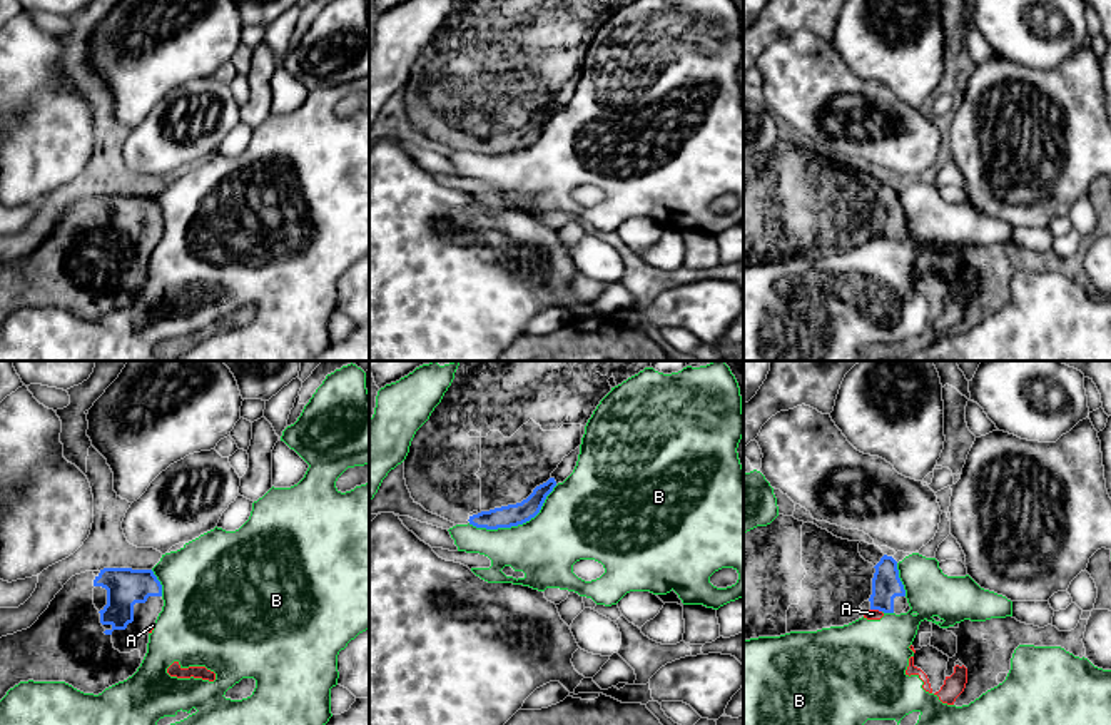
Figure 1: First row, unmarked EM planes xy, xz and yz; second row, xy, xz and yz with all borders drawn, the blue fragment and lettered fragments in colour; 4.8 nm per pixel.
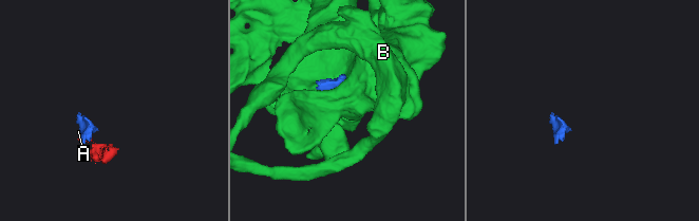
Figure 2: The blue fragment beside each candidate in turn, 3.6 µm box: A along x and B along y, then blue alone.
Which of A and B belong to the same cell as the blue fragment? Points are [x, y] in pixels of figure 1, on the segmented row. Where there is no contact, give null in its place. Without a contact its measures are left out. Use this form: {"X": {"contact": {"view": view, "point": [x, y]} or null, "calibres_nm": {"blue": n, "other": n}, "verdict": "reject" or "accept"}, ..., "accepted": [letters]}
{"A": {"contact": {"view": "yz", "point": [876, 608]}, "calibres_nm": {"blue": 140, "other": 50}, "verdict": "reject"}, "B": {"contact": {"view": "xz", "point": [517, 525]}, "calibres_nm": {"blue": 110, "other": 320}, "verdict": "reject"}, "accepted": []}

